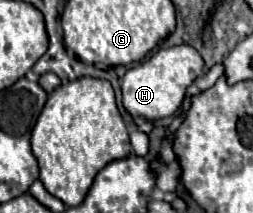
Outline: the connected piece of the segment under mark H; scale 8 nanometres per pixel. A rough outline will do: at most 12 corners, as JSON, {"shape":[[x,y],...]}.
{"shape":[[186,43],[156,51],[122,79],[124,109],[174,115],[202,57]]}

